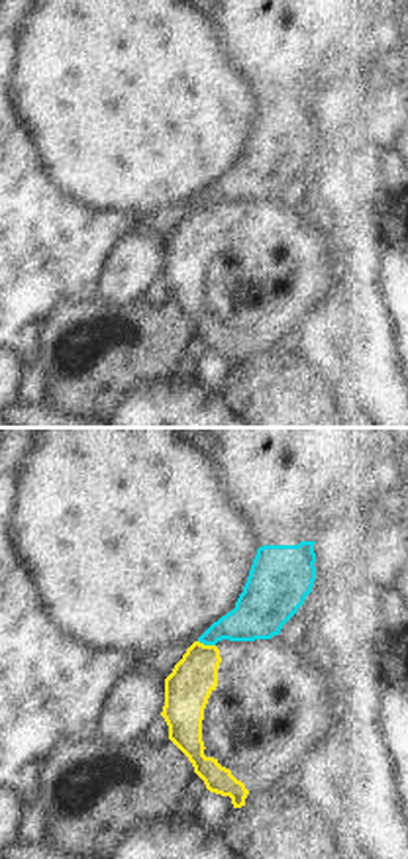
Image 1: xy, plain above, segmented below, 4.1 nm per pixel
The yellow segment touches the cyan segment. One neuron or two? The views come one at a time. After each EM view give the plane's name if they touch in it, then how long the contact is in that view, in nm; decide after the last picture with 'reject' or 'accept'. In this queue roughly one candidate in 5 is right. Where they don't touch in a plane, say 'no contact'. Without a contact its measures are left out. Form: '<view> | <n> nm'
xy | 80 nm

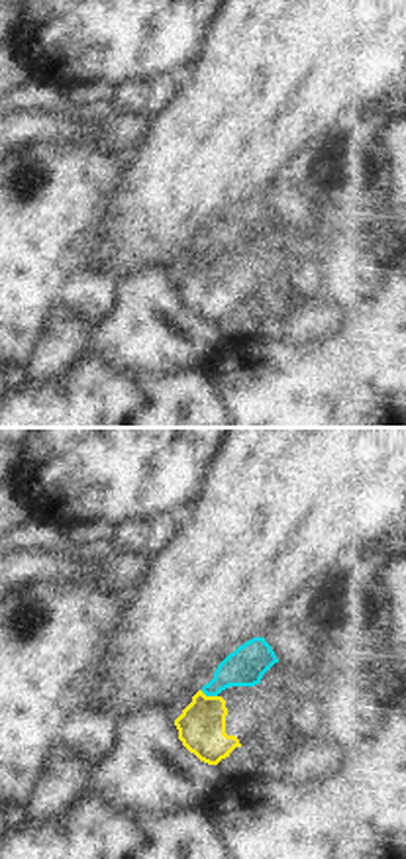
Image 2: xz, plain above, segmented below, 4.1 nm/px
xz | 80 nm

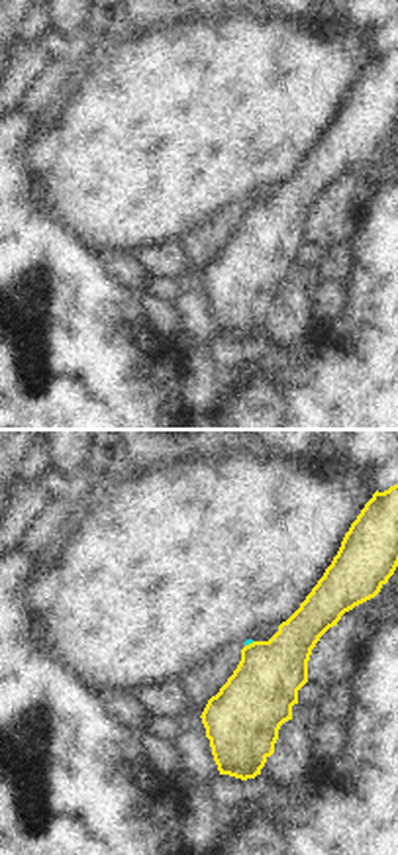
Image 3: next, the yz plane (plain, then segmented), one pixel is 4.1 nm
yz | 40 nm

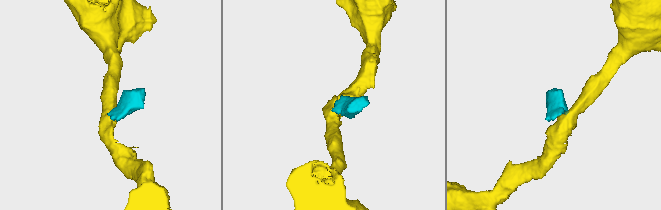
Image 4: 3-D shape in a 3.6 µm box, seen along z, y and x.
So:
reject

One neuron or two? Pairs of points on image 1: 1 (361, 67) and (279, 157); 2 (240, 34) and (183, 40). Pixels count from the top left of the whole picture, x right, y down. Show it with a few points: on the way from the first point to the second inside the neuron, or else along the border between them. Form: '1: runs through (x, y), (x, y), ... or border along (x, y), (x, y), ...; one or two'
1: border along (369, 48), (348, 55), (340, 71), (342, 87); two
2: border along (210, 20), (216, 30); two

